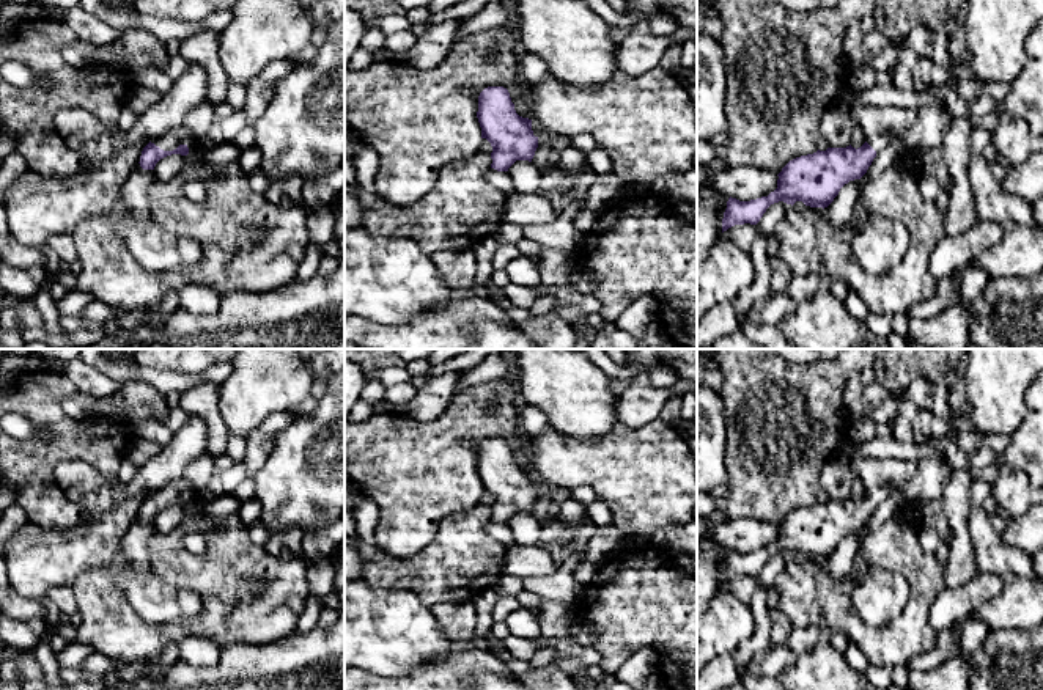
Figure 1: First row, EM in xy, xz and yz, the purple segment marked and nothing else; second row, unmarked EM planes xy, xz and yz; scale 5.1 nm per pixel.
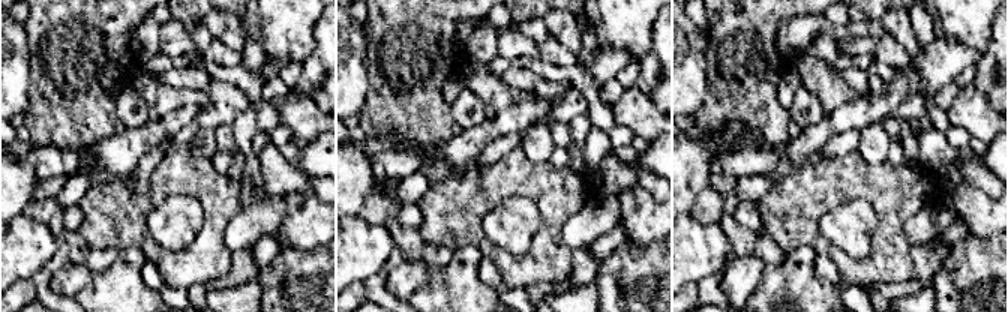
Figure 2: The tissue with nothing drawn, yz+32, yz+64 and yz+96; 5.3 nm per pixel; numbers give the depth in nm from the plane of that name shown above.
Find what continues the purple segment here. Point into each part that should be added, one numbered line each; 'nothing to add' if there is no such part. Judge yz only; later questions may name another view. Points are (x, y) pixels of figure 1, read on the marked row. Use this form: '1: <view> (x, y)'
1: yz (880, 142)

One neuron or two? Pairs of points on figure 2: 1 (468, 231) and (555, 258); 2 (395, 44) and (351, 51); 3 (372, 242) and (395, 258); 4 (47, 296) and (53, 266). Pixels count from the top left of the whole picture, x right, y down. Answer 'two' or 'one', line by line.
1: one
2: two
3: two
4: one

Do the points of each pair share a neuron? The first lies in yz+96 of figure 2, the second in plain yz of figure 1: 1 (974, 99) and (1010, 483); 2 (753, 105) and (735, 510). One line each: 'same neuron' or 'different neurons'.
1: same neuron
2: same neuron

